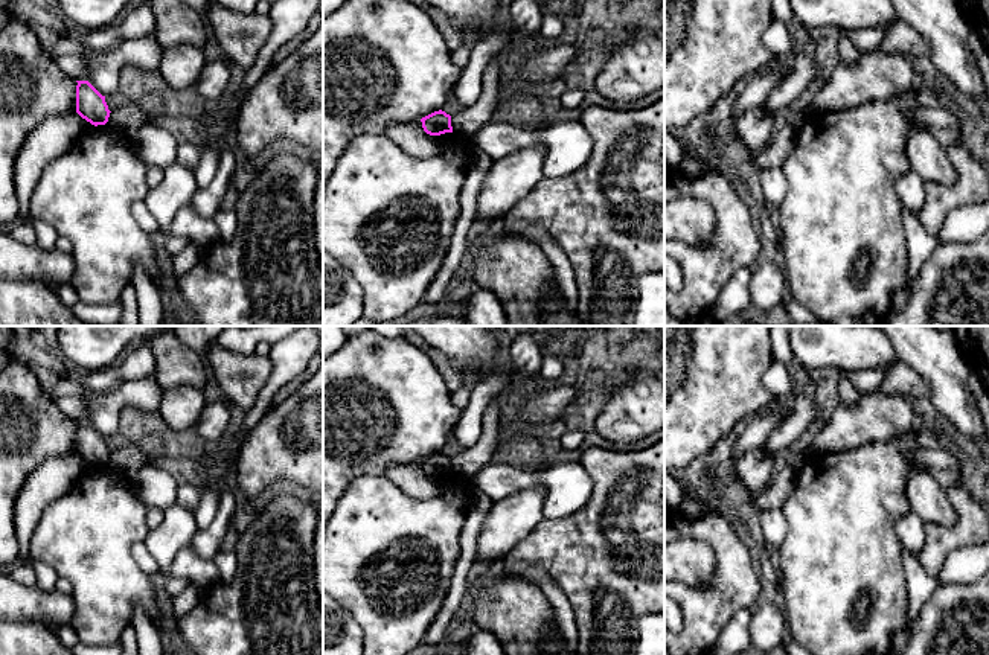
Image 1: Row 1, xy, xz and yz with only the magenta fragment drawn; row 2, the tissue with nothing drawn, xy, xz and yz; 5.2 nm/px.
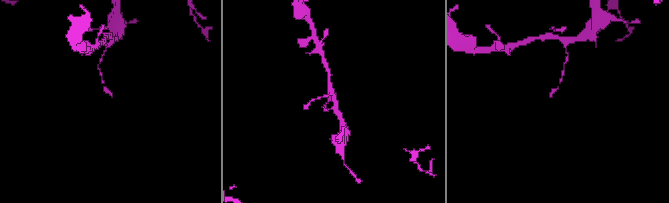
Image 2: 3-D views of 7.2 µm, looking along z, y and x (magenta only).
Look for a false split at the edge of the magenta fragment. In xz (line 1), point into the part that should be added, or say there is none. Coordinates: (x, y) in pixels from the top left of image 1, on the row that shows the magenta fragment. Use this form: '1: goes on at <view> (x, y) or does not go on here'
1: does not go on here

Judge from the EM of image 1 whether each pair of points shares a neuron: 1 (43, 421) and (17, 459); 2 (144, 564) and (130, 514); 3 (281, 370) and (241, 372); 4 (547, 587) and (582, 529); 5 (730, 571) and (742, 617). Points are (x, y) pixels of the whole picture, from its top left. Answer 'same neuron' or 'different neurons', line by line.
1: same neuron
2: different neurons
3: different neurons
4: different neurons
5: different neurons

